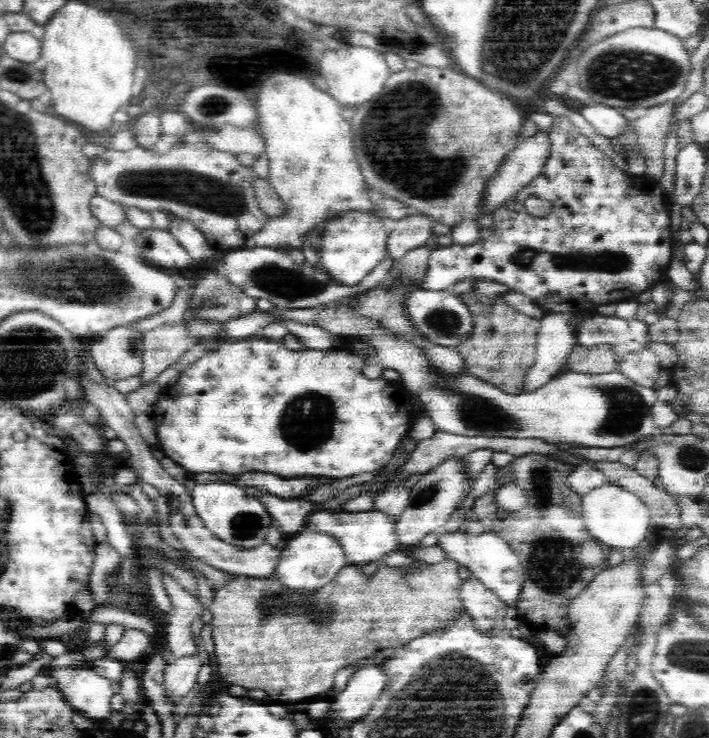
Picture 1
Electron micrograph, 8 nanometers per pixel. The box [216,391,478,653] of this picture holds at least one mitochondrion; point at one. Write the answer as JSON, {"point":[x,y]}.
{"point":[322,611]}

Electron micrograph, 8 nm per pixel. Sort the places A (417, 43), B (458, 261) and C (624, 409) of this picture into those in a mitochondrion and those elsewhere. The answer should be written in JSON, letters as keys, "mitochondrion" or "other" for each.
{"A":"other","B":"other","C":"mitochondrion"}

